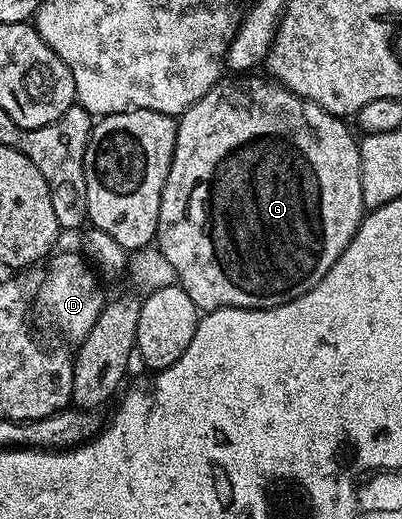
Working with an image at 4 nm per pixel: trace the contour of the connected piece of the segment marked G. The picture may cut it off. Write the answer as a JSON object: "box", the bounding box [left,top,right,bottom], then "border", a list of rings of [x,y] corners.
{"box":[155,75,367,311],"border":[[[233,75],[230,81],[218,81],[210,87],[207,95],[203,95],[190,109],[180,114],[175,151],[161,192],[155,247],[165,256],[167,263],[171,263],[171,267],[177,272],[177,281],[181,288],[187,291],[191,303],[195,303],[201,311],[270,309],[309,293],[311,287],[315,287],[315,283],[319,283],[323,275],[327,275],[335,259],[339,259],[339,255],[351,243],[367,209],[361,190],[359,141],[358,138],[353,138],[352,131],[345,126],[346,122],[342,118],[334,117],[314,101],[295,95],[280,81],[253,76],[257,75]]]}

